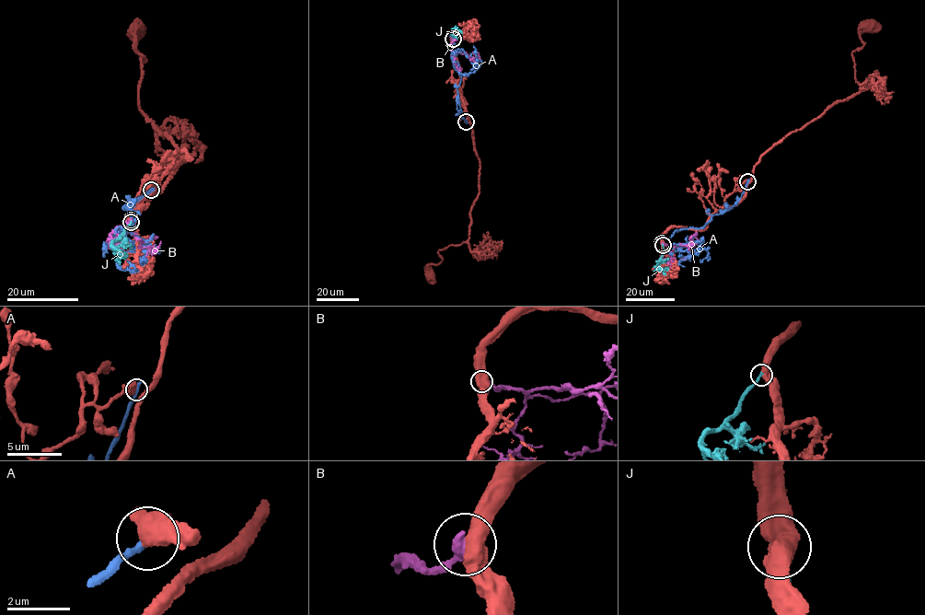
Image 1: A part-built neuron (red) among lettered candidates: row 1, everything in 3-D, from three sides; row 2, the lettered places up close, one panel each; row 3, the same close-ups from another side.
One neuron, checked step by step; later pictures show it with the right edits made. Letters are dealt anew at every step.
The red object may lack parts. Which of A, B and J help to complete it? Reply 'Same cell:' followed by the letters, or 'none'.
Same cell: J

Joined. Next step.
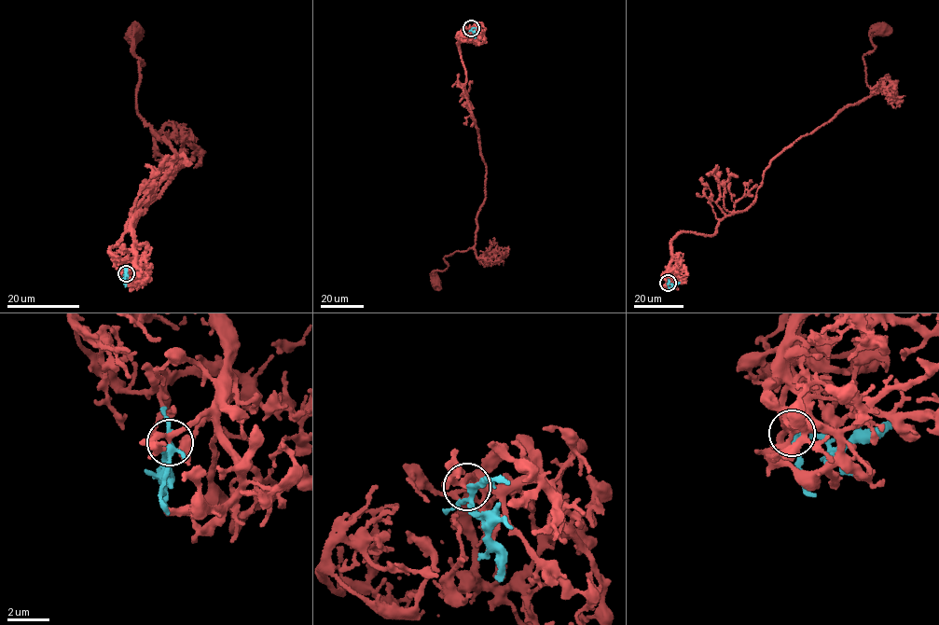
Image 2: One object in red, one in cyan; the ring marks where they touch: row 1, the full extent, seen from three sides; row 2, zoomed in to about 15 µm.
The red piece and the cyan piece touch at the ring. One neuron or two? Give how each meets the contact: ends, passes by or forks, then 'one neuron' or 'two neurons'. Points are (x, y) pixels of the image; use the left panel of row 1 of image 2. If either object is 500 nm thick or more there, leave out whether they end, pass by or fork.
red passes by; cyan forks there; one neuron

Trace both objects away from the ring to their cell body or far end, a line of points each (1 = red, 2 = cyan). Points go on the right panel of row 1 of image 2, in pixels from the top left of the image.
1: (668, 284), (672, 240), (711, 236), (750, 205), (770, 161), (871, 94), (863, 56), (882, 29)
2: (668, 284), (680, 283)

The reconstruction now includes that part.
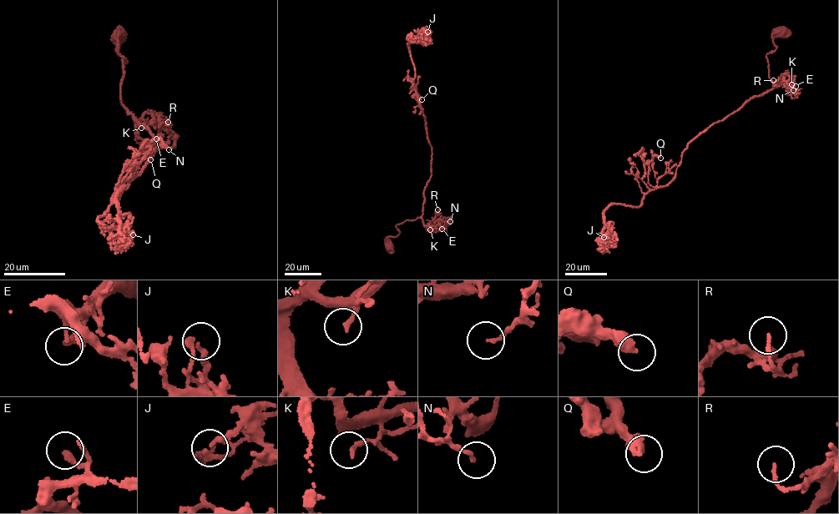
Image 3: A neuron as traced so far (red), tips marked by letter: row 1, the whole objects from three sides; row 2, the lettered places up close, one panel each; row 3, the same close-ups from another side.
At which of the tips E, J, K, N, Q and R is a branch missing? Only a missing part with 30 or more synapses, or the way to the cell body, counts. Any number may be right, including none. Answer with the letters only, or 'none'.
none

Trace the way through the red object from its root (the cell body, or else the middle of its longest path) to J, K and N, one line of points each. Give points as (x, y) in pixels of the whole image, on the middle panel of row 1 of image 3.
J: (390, 247), (388, 237), (399, 234), (396, 225), (421, 216), (431, 174), (432, 151), (408, 45), (427, 32)
K: (390, 247), (388, 237), (398, 234), (396, 225), (406, 220), (419, 217), (430, 229)
N: (390, 247), (388, 237), (398, 234), (396, 225), (407, 219), (419, 217), (432, 233), (450, 221)

